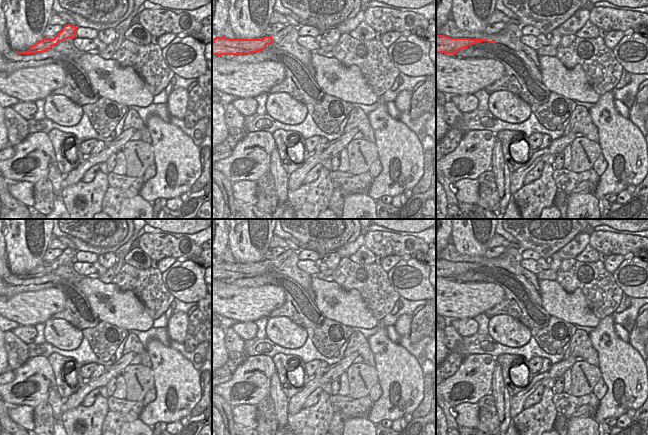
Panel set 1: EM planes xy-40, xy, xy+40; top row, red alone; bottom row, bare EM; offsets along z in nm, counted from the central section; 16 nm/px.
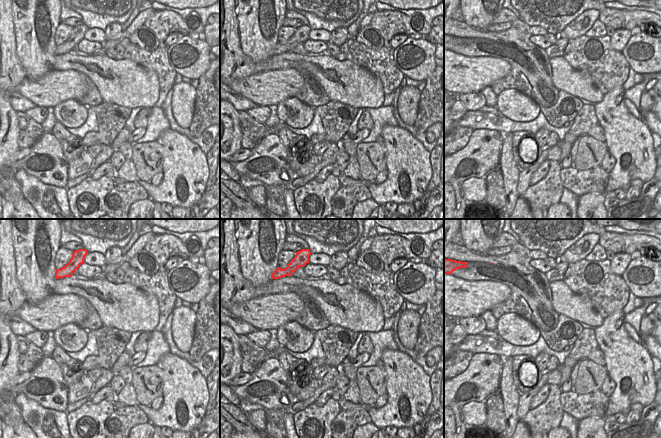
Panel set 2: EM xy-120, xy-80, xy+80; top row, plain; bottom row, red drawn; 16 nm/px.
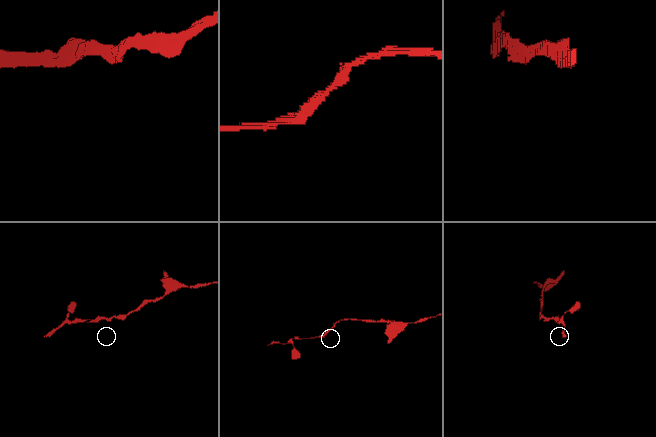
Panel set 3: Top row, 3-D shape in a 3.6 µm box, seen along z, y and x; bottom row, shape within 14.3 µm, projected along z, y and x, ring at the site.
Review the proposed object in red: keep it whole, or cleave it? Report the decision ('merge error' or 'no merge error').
no merge error

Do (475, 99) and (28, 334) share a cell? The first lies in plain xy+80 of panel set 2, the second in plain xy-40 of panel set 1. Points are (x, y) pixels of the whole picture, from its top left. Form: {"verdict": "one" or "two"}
{"verdict": "one"}

